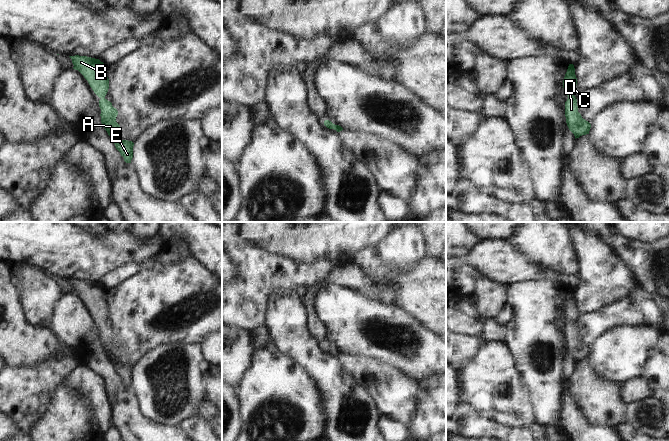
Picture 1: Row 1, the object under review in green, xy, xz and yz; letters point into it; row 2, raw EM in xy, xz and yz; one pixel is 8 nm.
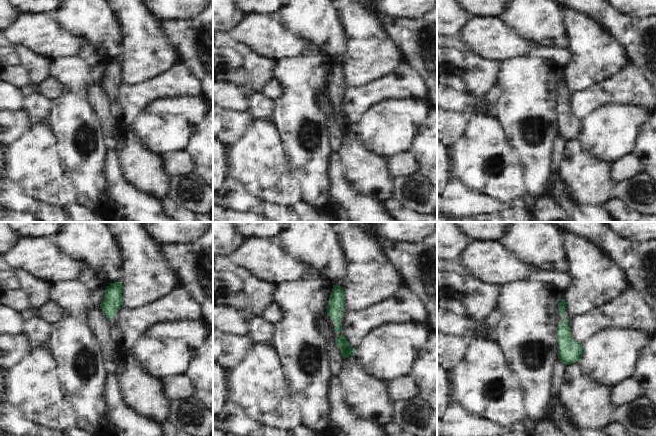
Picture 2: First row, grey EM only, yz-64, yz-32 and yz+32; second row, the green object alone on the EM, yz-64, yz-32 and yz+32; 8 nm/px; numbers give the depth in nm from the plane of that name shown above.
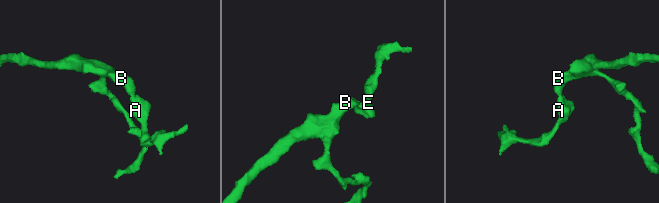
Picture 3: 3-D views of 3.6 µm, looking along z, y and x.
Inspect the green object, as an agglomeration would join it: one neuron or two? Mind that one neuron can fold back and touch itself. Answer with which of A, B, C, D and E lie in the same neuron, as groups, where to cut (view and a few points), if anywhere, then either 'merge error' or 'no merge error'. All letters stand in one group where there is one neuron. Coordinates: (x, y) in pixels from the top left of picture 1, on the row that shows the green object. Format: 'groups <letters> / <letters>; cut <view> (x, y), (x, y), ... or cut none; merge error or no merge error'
groups A B C D E; cut none; no merge error

